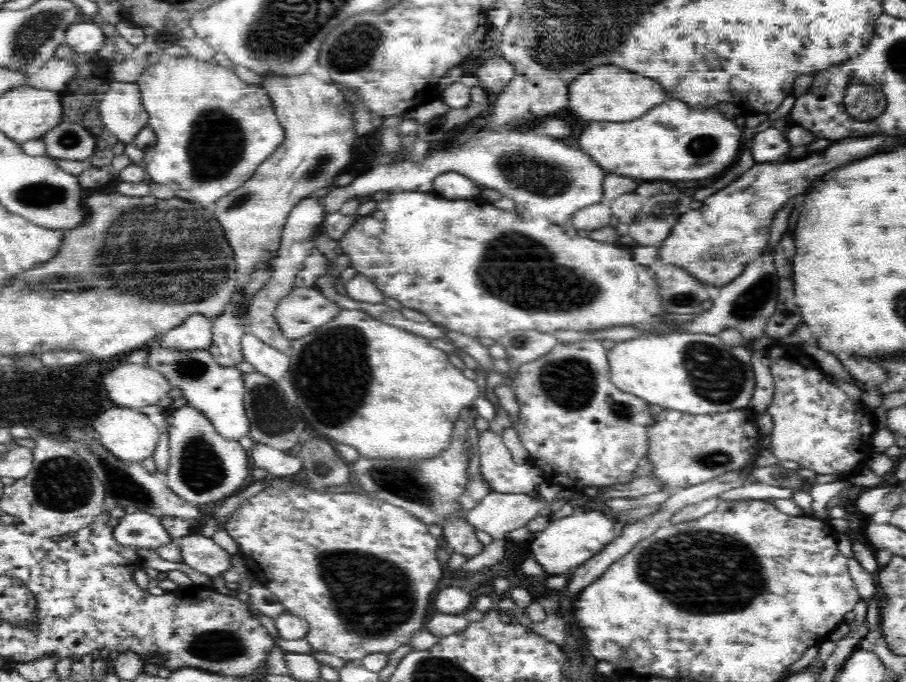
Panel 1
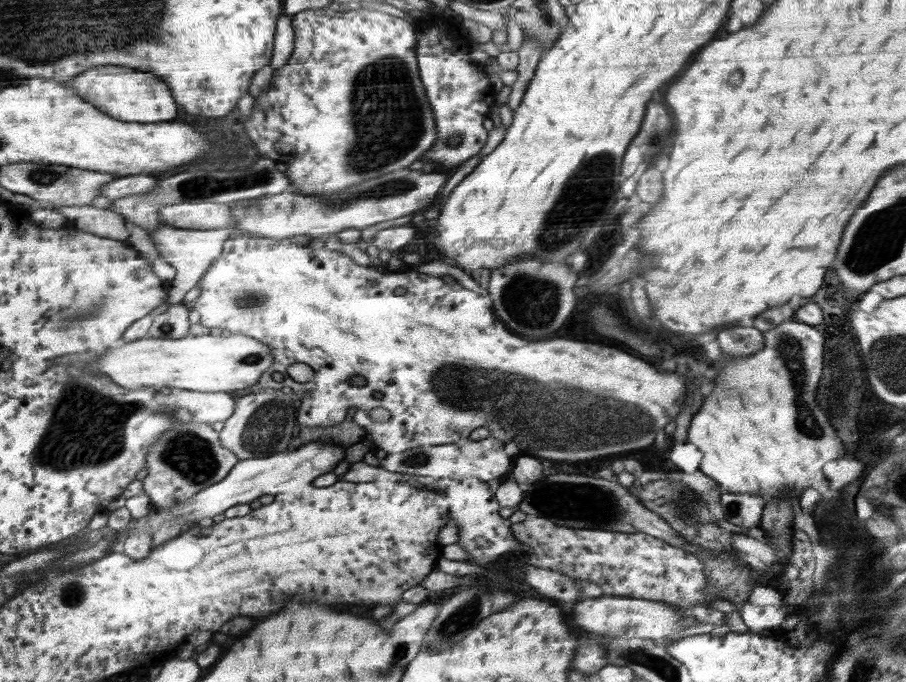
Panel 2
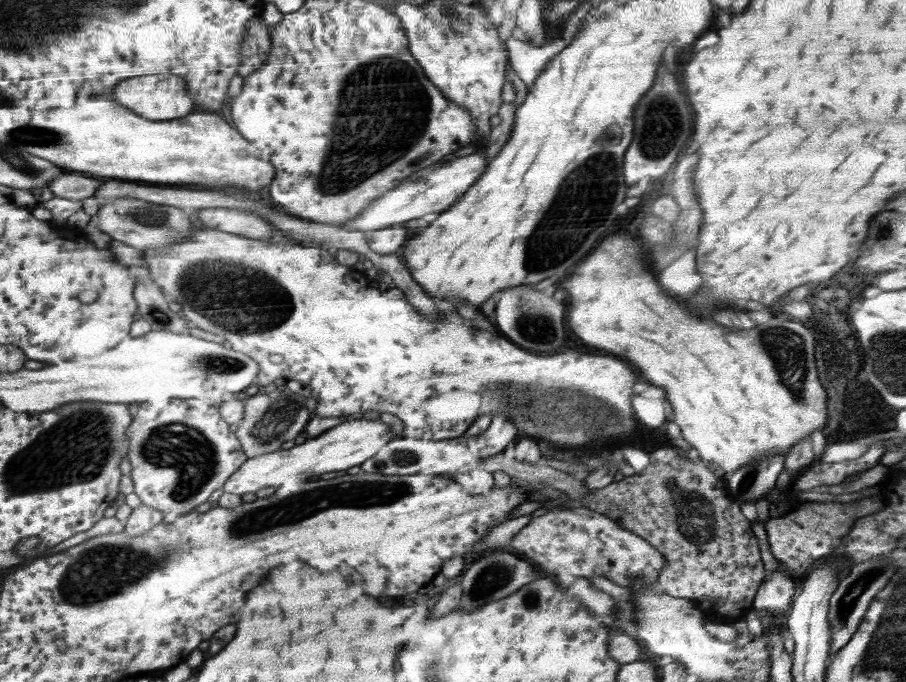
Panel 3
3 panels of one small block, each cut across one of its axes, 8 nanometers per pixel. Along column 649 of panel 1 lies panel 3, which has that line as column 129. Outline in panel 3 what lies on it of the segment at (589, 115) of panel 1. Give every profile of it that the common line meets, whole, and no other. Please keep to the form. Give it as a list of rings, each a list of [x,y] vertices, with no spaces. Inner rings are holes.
[[[154,74],[142,76],[140,78],[130,78],[122,81],[122,86],[114,89],[114,102],[122,102],[122,106],[128,107],[134,114],[142,114],[142,118],[150,120],[172,120],[172,118],[182,118],[190,114],[194,108],[192,98],[186,94],[182,78],[174,78],[169,74]],[[168,76],[168,78],[162,78]]]

